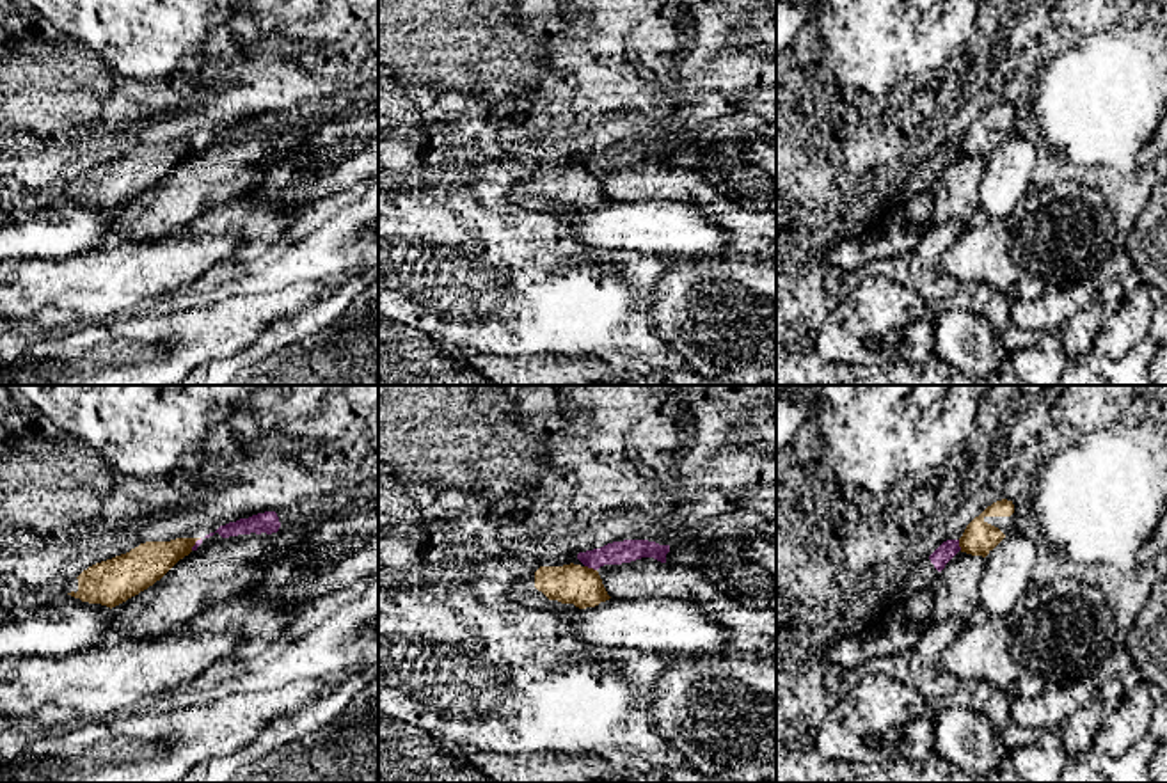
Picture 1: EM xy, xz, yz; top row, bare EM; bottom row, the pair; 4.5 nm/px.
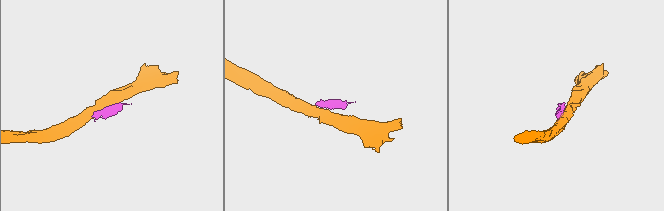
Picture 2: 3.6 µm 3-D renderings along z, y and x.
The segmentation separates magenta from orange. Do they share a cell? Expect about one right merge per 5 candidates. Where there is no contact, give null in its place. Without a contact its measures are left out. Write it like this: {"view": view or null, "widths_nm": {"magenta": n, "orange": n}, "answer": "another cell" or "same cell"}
{"view": "xz", "widths_nm": {"magenta": 110, "orange": 180}, "answer": "another cell"}

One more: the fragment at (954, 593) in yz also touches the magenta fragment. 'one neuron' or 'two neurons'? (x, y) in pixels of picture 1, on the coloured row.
two neurons

